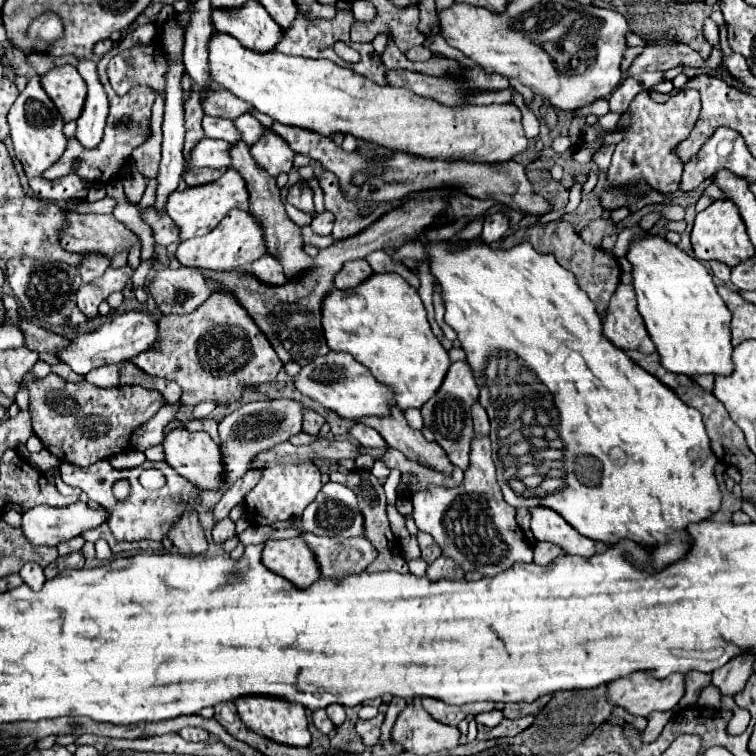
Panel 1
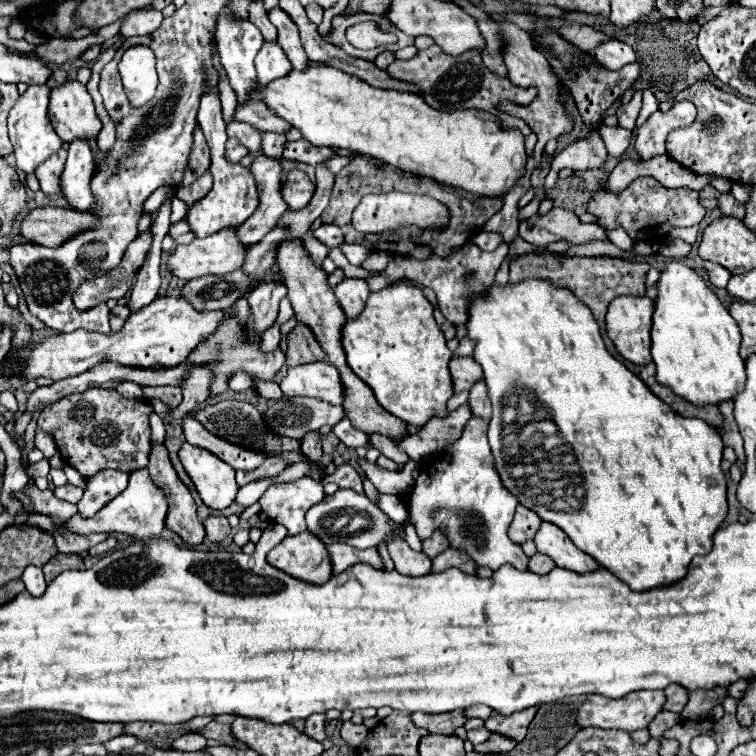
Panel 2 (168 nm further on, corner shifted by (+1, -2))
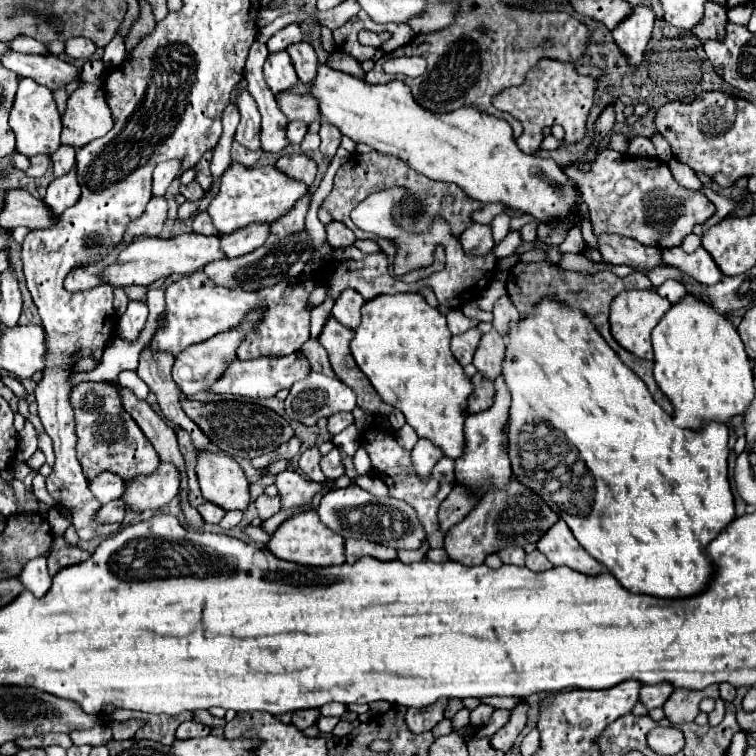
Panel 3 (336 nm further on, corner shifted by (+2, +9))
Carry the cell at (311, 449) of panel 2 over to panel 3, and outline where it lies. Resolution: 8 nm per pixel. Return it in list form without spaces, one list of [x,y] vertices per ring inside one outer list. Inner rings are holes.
[[[316,445],[308,447],[308,449],[302,453],[302,457],[300,457],[300,469],[302,469],[302,471],[308,475],[308,479],[312,479],[312,481],[324,481],[324,479],[326,479],[324,473],[322,473],[322,469],[320,469],[320,459],[322,459],[322,455],[320,455],[320,451],[318,451]]]

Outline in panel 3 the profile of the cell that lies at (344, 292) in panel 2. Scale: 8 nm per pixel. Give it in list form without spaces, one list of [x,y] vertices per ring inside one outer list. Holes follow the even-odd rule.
[[[344,289],[340,297],[336,299],[332,307],[332,315],[346,327],[356,329],[360,325],[360,307],[364,305],[364,299],[358,291],[354,289]]]

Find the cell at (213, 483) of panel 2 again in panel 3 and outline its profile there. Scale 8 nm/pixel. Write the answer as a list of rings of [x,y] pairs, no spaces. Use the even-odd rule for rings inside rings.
[[[202,451],[196,459],[196,473],[206,501],[212,501],[226,511],[244,511],[248,507],[250,483],[232,457]]]

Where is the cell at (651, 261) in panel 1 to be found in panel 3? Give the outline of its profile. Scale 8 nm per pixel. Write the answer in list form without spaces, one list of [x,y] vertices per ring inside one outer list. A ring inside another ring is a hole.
[[[686,293],[666,311],[652,331],[652,347],[654,379],[672,401],[678,427],[698,429],[706,421],[726,423],[750,405],[754,397],[752,361],[734,325],[698,295]]]

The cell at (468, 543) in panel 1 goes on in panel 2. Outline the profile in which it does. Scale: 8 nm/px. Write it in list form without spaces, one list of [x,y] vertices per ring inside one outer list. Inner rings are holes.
[[[471,418],[461,438],[447,448],[447,452],[421,464],[409,502],[411,518],[421,540],[427,540],[435,530],[443,530],[447,532],[451,546],[459,550],[465,548],[477,566],[497,570],[503,564],[511,564],[517,570],[527,570],[529,558],[519,544],[513,544],[507,538],[517,500],[503,488],[495,470],[495,458],[487,442],[487,424],[487,420]]]

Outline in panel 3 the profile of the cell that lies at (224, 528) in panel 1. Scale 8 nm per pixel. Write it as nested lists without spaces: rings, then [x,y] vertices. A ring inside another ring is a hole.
[[[202,503],[200,507],[198,507],[198,513],[202,515],[202,519],[206,521],[206,523],[220,523],[222,521],[222,517],[226,515],[226,511],[222,511],[218,505],[214,505],[214,503]]]

